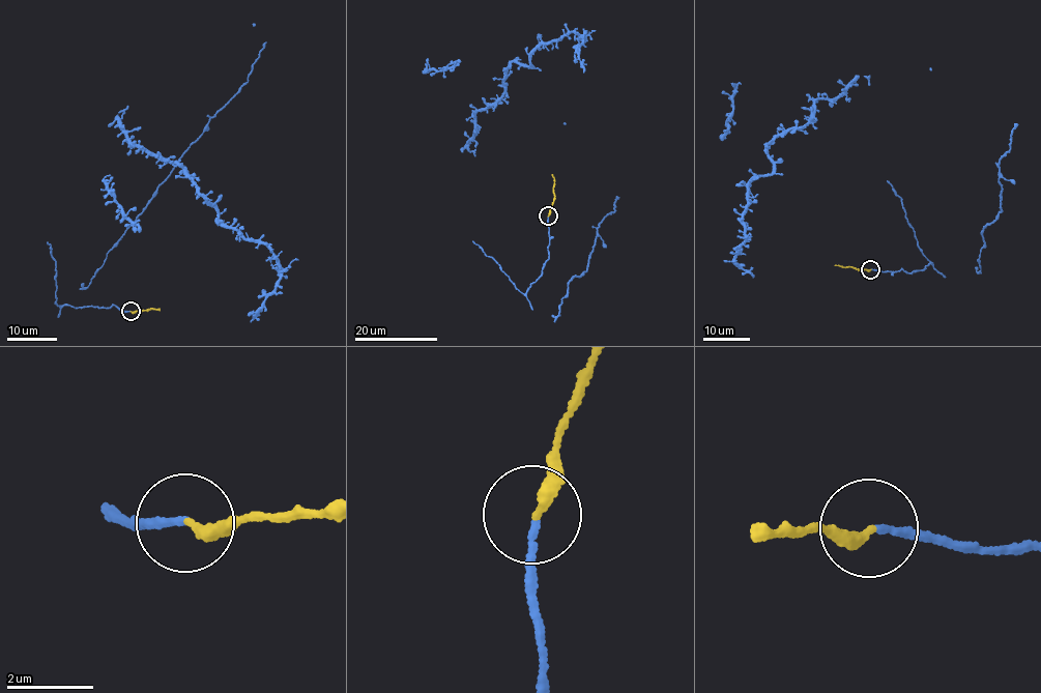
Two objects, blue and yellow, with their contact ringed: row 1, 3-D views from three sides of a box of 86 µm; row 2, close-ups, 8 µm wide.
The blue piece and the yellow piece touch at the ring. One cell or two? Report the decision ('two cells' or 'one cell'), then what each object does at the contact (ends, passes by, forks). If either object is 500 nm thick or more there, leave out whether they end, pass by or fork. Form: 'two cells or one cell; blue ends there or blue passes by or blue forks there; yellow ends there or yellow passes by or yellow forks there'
one cell; blue ends there; yellow ends there

